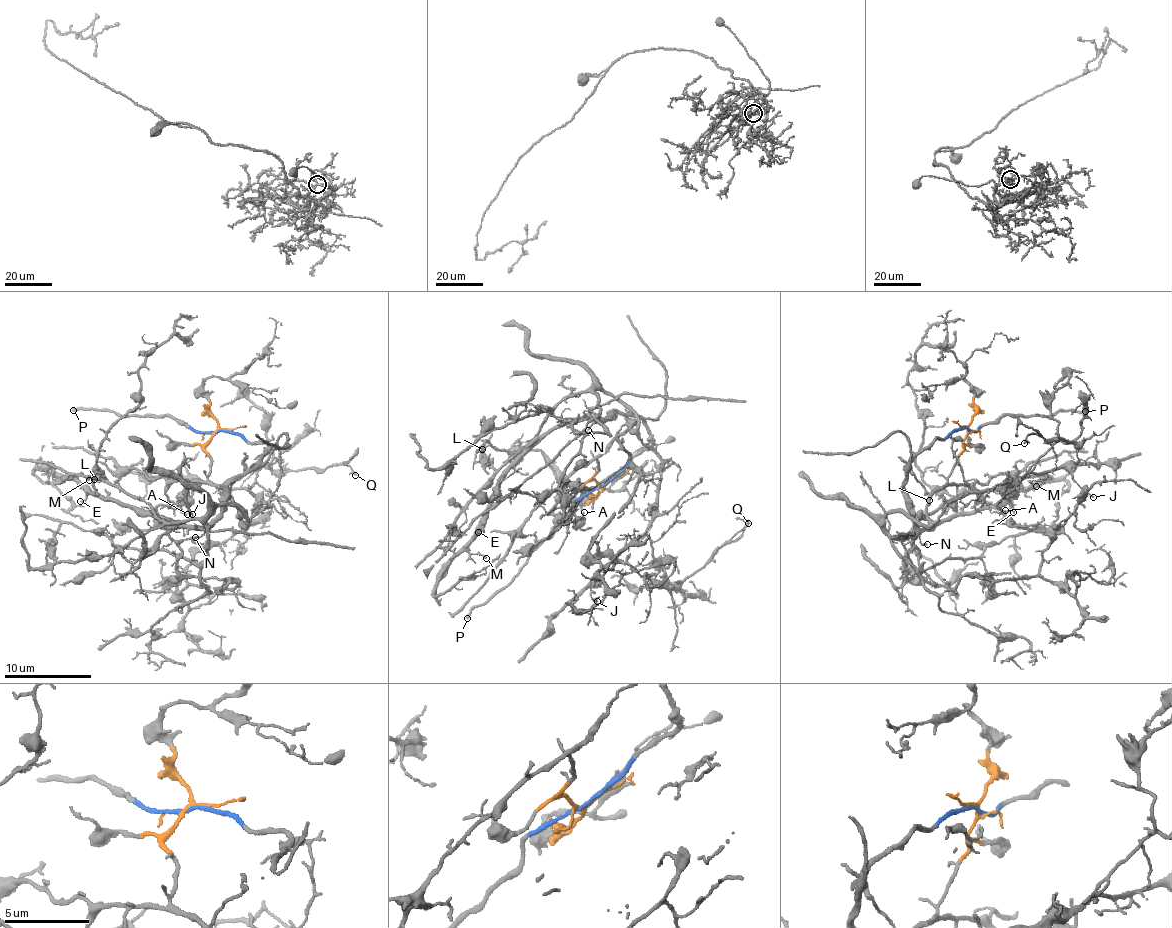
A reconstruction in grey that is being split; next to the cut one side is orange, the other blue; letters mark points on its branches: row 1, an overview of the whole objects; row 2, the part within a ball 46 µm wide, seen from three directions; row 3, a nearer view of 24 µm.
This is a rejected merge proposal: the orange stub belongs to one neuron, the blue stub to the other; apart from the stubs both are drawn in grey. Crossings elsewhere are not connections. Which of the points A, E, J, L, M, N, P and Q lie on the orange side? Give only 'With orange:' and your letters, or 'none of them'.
With orange: A, J, L, Q

